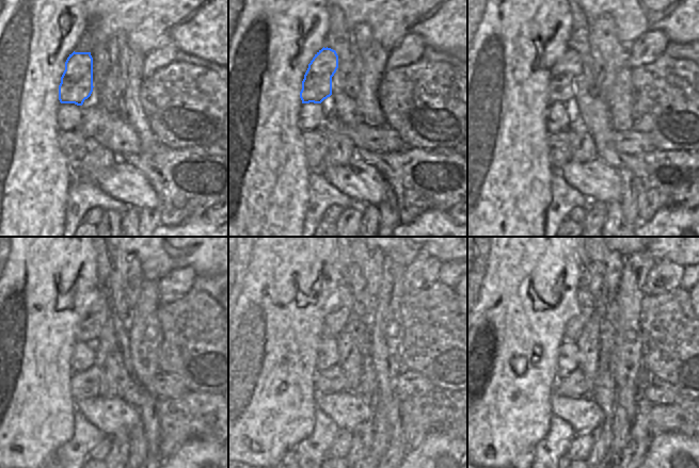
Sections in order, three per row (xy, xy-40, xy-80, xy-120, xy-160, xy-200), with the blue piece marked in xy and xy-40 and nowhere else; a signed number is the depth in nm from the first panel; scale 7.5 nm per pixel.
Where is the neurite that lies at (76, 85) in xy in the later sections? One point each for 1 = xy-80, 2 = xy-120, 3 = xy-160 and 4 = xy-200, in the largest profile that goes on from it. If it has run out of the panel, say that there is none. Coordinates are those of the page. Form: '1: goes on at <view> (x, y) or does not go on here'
1: goes on at xy-80 (562, 75)
2: goes on at xy-120 (94, 311)
3: goes on at xy-160 (333, 324)
4: goes on at xy-200 (573, 327)

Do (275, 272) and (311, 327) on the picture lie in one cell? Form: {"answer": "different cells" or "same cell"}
{"answer": "same cell"}

